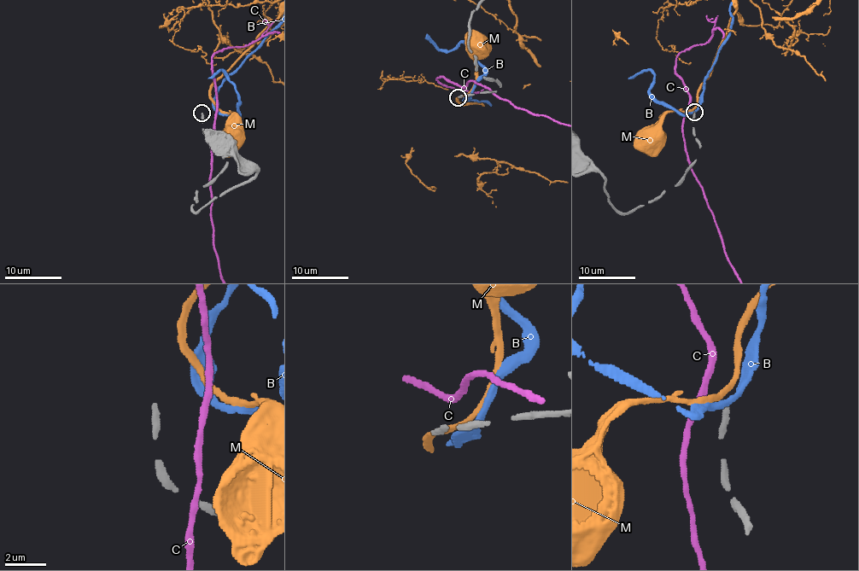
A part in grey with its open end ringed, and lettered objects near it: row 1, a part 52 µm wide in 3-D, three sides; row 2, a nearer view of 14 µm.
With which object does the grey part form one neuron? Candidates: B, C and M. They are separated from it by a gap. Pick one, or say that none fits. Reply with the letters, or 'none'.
none

